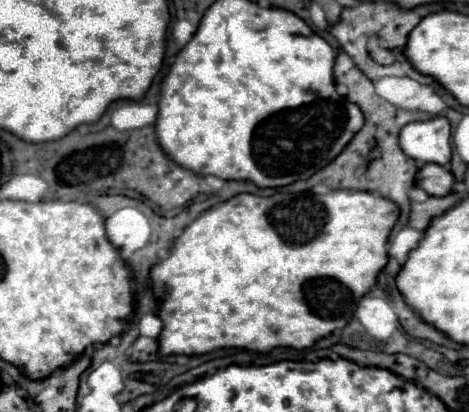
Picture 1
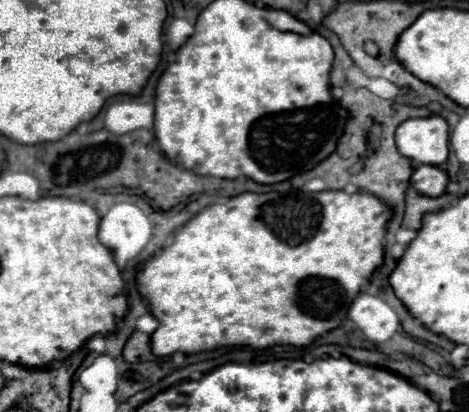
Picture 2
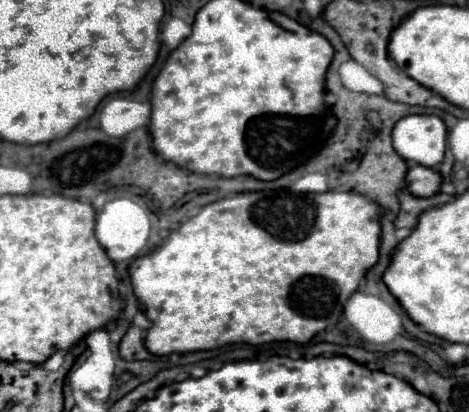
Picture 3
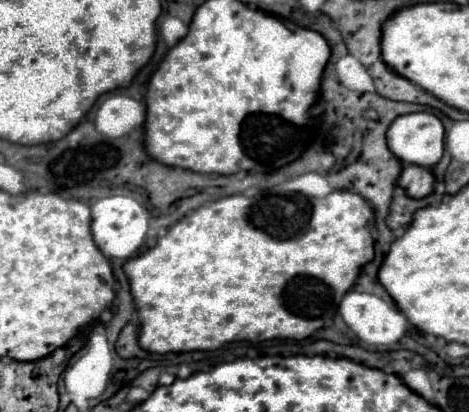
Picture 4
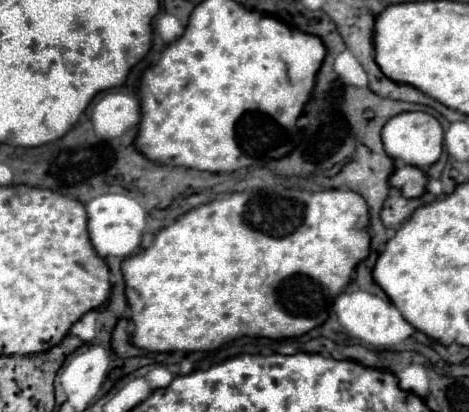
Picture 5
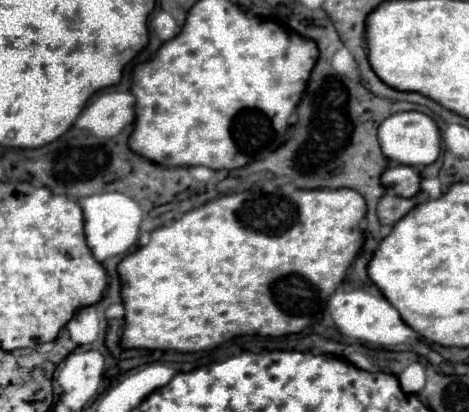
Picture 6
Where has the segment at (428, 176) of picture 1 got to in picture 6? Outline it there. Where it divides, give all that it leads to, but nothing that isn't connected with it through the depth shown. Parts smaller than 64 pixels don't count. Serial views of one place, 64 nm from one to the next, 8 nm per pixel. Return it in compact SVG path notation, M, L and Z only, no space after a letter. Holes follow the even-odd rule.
M394 166L382 174L382 184L394 188L394 192L404 198L416 196L420 192L420 182L422 176L412 166Z

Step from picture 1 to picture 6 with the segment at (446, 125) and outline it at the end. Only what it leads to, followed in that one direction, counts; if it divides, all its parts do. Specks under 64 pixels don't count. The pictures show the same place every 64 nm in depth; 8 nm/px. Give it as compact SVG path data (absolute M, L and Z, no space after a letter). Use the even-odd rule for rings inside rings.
M398 112L386 118L378 128L378 140L382 146L382 152L388 160L406 164L406 166L428 166L432 164L440 154L440 130L436 122L422 112Z

